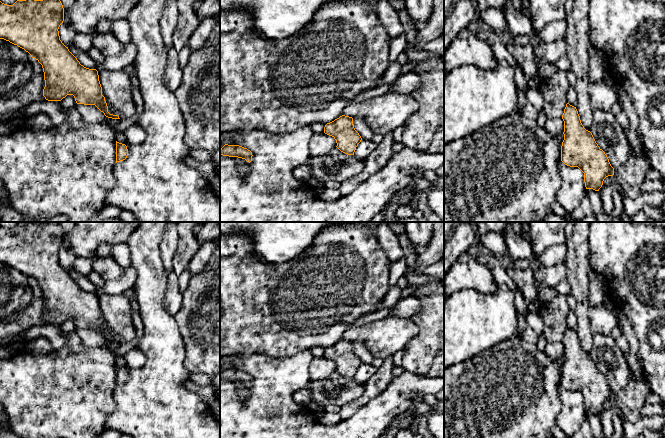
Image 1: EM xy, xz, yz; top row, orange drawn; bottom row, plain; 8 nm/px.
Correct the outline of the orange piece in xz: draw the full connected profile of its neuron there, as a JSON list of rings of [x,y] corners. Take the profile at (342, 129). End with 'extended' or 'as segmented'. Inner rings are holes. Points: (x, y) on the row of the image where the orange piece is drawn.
[[[345,115],[327,123],[324,127],[324,133],[332,136],[336,140],[336,147],[348,155],[354,155],[356,147],[362,140],[354,128],[353,118]]]; as segmented

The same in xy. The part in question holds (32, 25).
[[[17,0],[13,5],[0,1],[0,39],[24,49],[42,65],[46,100],[61,101],[67,95],[73,95],[77,104],[95,105],[106,117],[120,119],[108,112],[98,71],[81,65],[60,40],[58,29],[63,21],[64,8],[60,0]]]; as segmented

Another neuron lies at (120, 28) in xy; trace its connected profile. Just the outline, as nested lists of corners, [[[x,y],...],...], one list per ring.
[[[127,19],[112,22],[111,32],[124,45],[132,42],[131,28]]]

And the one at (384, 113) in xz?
[[[387,92],[359,103],[350,103],[343,115],[361,117],[373,134],[385,135],[404,125],[418,108],[418,102],[410,95]]]

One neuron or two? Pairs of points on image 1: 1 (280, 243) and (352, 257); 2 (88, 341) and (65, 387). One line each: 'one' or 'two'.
1: two
2: two

